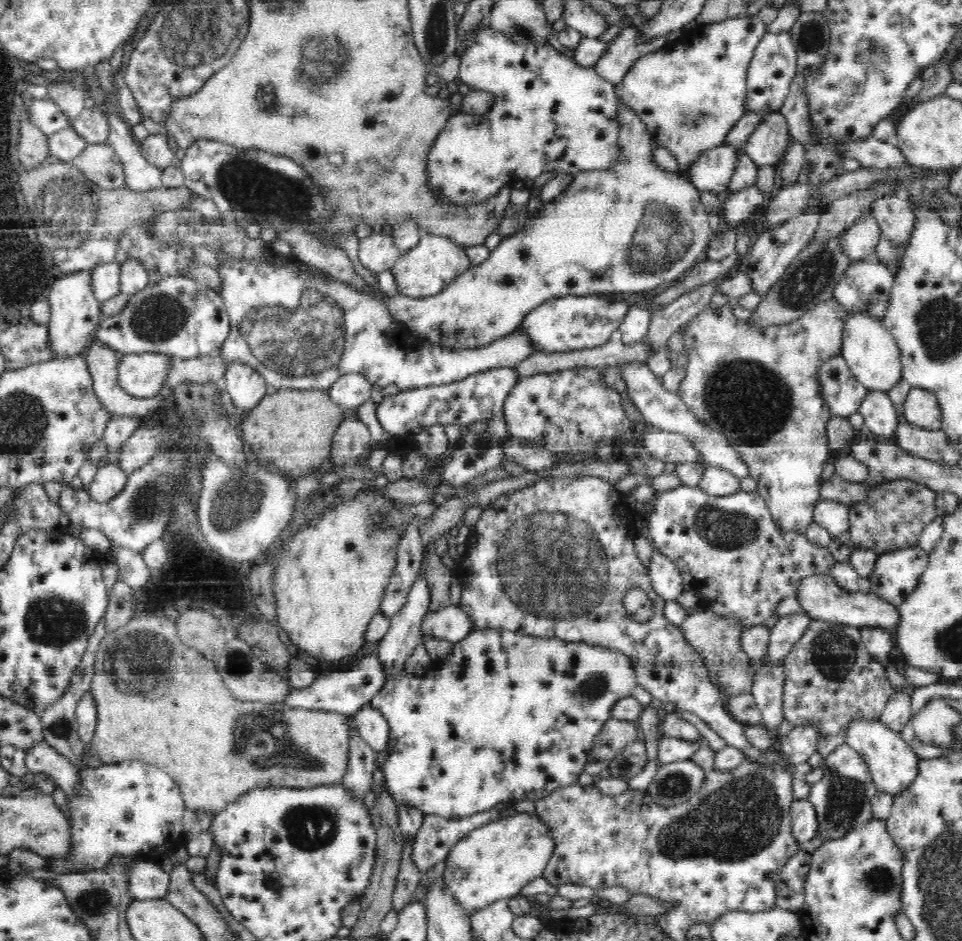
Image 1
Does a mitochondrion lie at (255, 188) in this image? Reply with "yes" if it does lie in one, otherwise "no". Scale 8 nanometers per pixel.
yes

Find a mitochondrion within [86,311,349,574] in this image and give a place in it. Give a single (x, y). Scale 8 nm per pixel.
(238, 500)

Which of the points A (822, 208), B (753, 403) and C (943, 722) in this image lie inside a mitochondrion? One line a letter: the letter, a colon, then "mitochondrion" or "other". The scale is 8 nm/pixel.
A: other
B: mitochondrion
C: mitochondrion

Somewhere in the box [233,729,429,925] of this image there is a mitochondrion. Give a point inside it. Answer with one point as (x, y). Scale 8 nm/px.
(312, 826)

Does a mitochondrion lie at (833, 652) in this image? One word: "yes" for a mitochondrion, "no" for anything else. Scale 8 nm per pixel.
yes

